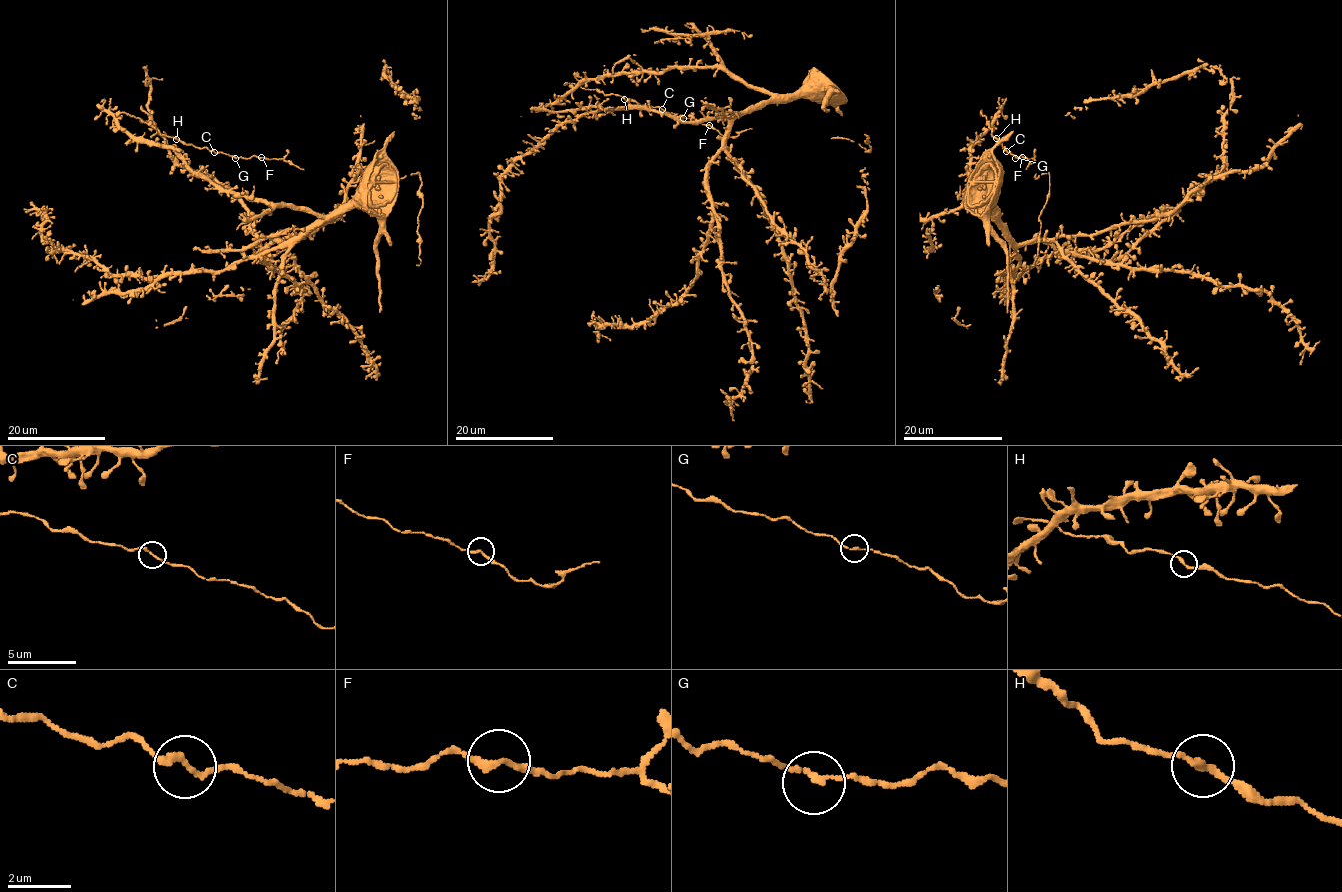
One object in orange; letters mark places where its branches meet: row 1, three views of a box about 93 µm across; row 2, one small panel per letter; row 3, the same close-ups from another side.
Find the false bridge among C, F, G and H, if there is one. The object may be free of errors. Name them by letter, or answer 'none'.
none

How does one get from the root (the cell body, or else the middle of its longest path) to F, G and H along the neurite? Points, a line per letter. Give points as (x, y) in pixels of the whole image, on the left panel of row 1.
F: (316, 214), (221, 192), (171, 148), (137, 143), (117, 114), (187, 144), (262, 157)
G: (316, 214), (221, 192), (171, 148), (137, 143), (119, 125), (117, 114), (126, 112), (161, 135), (235, 158)
H: (316, 214), (221, 192), (171, 148), (137, 143), (119, 125), (117, 114), (126, 112), (177, 138)

